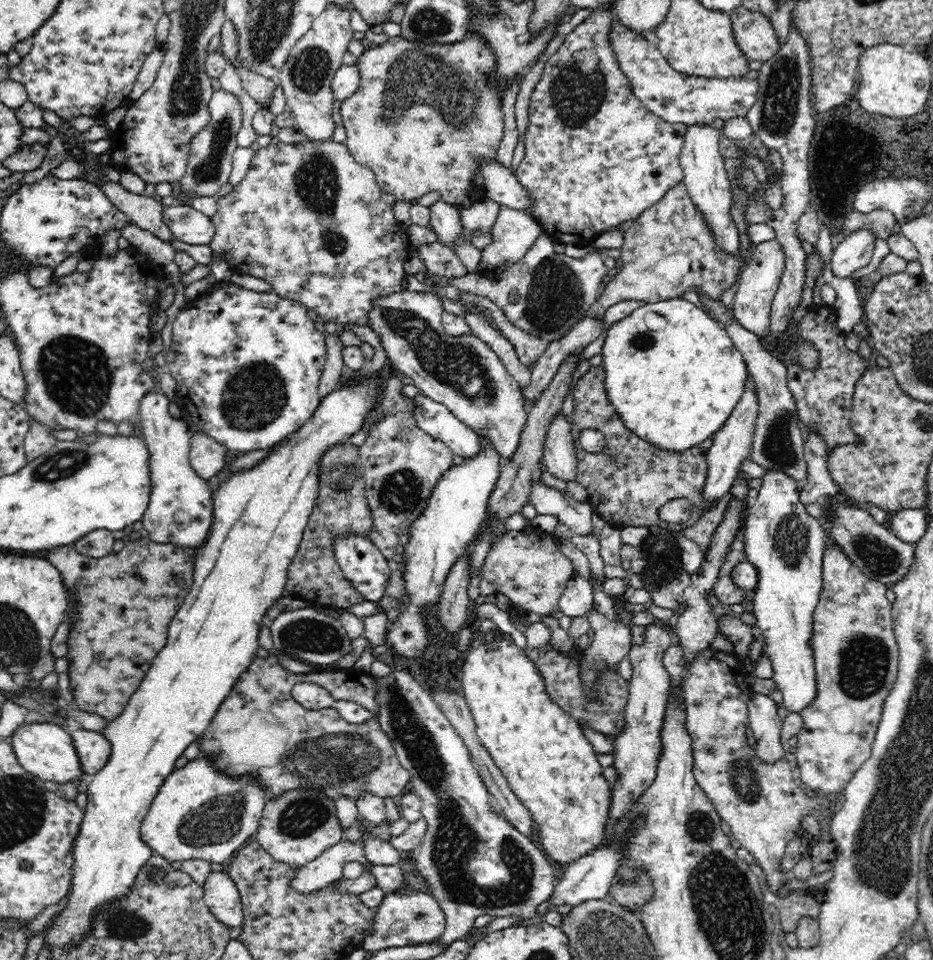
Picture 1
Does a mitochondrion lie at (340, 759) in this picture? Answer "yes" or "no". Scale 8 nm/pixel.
yes

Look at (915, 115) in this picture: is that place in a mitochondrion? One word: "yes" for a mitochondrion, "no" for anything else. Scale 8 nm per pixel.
no

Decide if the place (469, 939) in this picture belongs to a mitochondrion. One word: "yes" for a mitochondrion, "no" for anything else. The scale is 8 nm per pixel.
no

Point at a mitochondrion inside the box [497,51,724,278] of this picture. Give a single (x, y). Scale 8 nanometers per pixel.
(577, 93)

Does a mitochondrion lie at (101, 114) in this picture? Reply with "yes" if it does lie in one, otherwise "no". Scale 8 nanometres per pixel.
no

